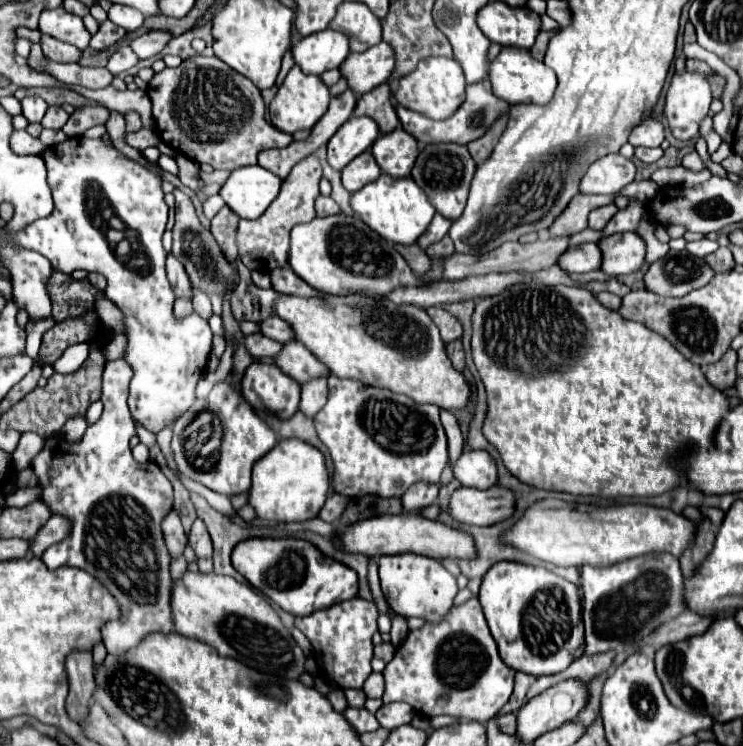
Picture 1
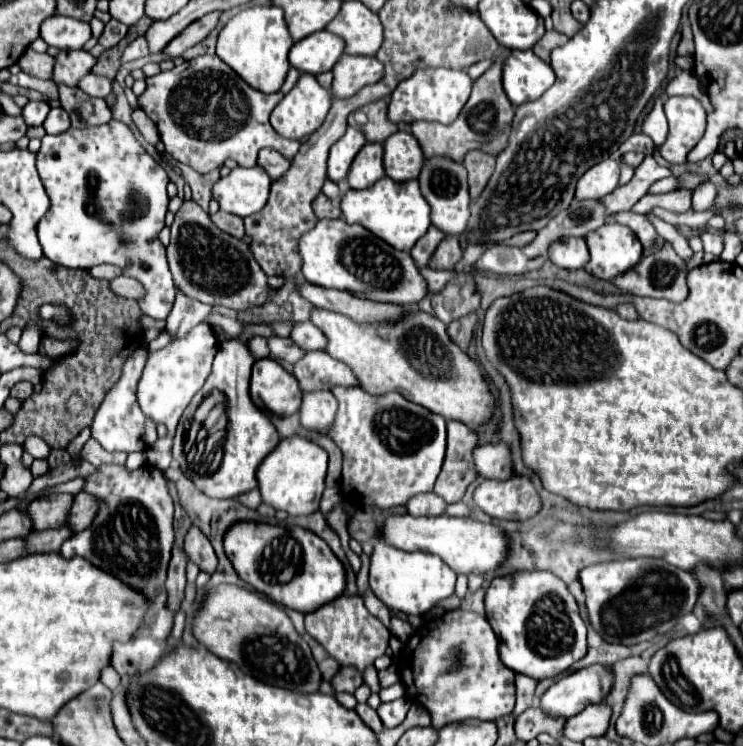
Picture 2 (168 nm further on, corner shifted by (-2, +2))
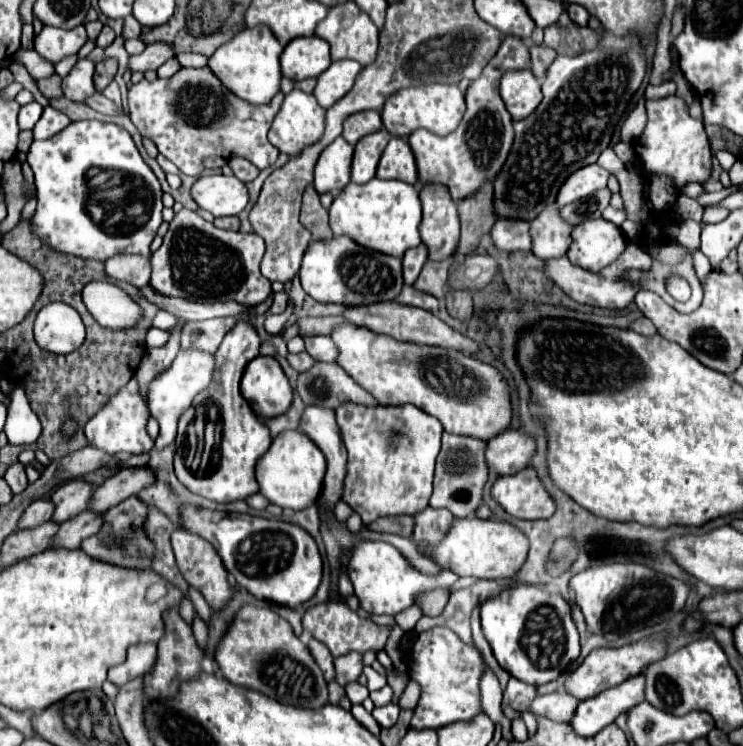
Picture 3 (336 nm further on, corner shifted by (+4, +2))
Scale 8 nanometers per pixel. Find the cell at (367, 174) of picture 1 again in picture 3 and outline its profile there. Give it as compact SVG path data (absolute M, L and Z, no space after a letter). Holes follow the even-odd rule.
M381 130L381 132L373 132L373 136L365 136L365 140L359 140L355 144L353 172L351 172L353 182L365 184L371 178L375 178L379 158L389 140L391 140L391 134L387 130Z

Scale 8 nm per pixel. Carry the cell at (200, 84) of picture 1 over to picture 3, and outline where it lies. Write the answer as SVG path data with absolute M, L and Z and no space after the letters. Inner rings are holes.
M181 68L169 80L141 80L129 88L129 116L139 134L153 140L157 150L183 174L195 178L203 172L203 158L207 156L221 156L227 160L241 156L259 170L273 166L279 150L267 140L267 132L281 102L283 94L279 92L269 104L247 104L227 92L209 68Z

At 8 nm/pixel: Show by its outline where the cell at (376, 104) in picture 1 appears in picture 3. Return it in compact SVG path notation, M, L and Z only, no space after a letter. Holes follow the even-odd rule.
M365 110L365 112L357 112L353 116L349 116L343 124L343 132L341 136L351 144L355 146L363 136L371 134L371 132L377 132L381 130L383 124L381 124L381 114L375 112L375 110Z

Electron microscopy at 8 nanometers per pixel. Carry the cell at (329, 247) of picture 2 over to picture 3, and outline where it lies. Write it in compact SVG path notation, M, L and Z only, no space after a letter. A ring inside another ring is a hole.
M339 236L329 242L313 242L303 256L299 278L303 290L317 302L373 304L395 300L403 288L399 258L367 250L347 236Z

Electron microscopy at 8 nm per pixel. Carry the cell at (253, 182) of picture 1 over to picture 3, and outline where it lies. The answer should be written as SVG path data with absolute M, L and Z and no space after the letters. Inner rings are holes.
M213 174L197 178L191 186L191 198L213 216L237 216L247 206L249 192L239 178Z

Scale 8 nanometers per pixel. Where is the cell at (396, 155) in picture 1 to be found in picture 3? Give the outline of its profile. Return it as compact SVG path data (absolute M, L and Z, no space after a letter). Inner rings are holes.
M391 138L377 166L377 178L381 180L403 180L407 184L417 184L415 156L403 138Z

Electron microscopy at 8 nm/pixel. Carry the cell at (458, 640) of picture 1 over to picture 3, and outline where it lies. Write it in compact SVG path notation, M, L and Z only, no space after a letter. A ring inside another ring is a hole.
M431 628L419 634L409 656L409 678L421 684L421 700L411 718L413 730L443 728L451 722L471 720L481 712L479 678L485 662L475 646L467 646L449 628Z

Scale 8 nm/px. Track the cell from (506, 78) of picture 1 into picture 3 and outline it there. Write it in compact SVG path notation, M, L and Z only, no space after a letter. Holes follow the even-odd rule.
M511 70L501 78L501 98L511 118L523 120L543 100L541 84L531 70Z

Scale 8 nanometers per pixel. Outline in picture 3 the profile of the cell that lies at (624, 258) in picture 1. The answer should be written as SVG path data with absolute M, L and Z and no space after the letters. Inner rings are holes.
M603 218L585 220L571 230L571 246L567 258L591 272L599 272L609 266L623 250L627 242L619 226Z

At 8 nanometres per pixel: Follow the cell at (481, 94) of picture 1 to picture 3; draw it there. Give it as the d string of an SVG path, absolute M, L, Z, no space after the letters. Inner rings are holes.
M505 36L499 52L483 68L481 78L471 82L465 96L467 112L459 128L443 138L433 136L427 130L415 130L409 136L409 146L417 162L419 184L445 184L453 202L457 202L465 196L473 196L485 180L493 182L493 176L501 172L501 164L505 164L505 156L509 156L509 148L513 144L513 120L505 110L503 100L499 100L499 80L509 70L525 68L529 68L529 44L525 40L517 40L517 36Z

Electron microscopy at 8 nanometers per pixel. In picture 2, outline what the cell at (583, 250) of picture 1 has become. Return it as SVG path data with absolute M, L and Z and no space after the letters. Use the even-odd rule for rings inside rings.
M571 238L551 244L549 260L559 268L567 268L567 270L583 268L589 260L589 248L585 238Z

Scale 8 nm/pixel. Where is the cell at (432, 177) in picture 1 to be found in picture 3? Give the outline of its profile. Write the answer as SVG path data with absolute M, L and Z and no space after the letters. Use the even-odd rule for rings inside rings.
M439 184L421 188L423 220L421 240L427 246L429 260L441 262L453 256L459 242L459 214L449 190Z

